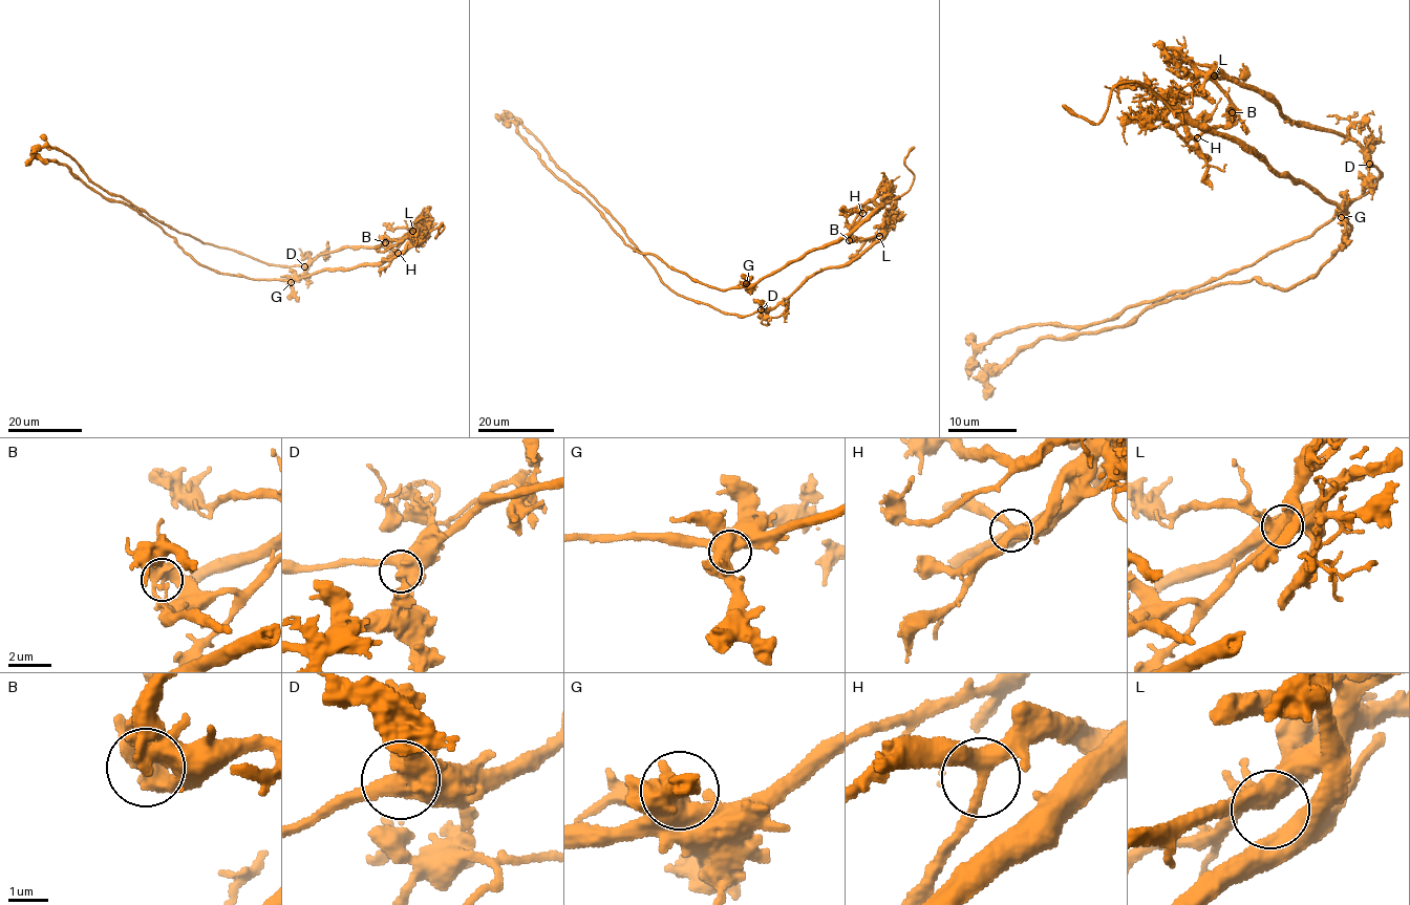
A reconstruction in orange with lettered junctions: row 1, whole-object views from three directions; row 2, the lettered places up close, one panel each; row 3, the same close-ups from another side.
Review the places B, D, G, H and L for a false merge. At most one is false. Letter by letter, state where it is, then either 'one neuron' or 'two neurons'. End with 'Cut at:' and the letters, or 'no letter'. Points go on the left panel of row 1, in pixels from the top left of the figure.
B: place (385, 242); two neurons
D: place (304, 266); one neuron
G: place (291, 282); one neuron
H: place (398, 253); one neuron
L: place (412, 231); one neuron
Cut at: B

